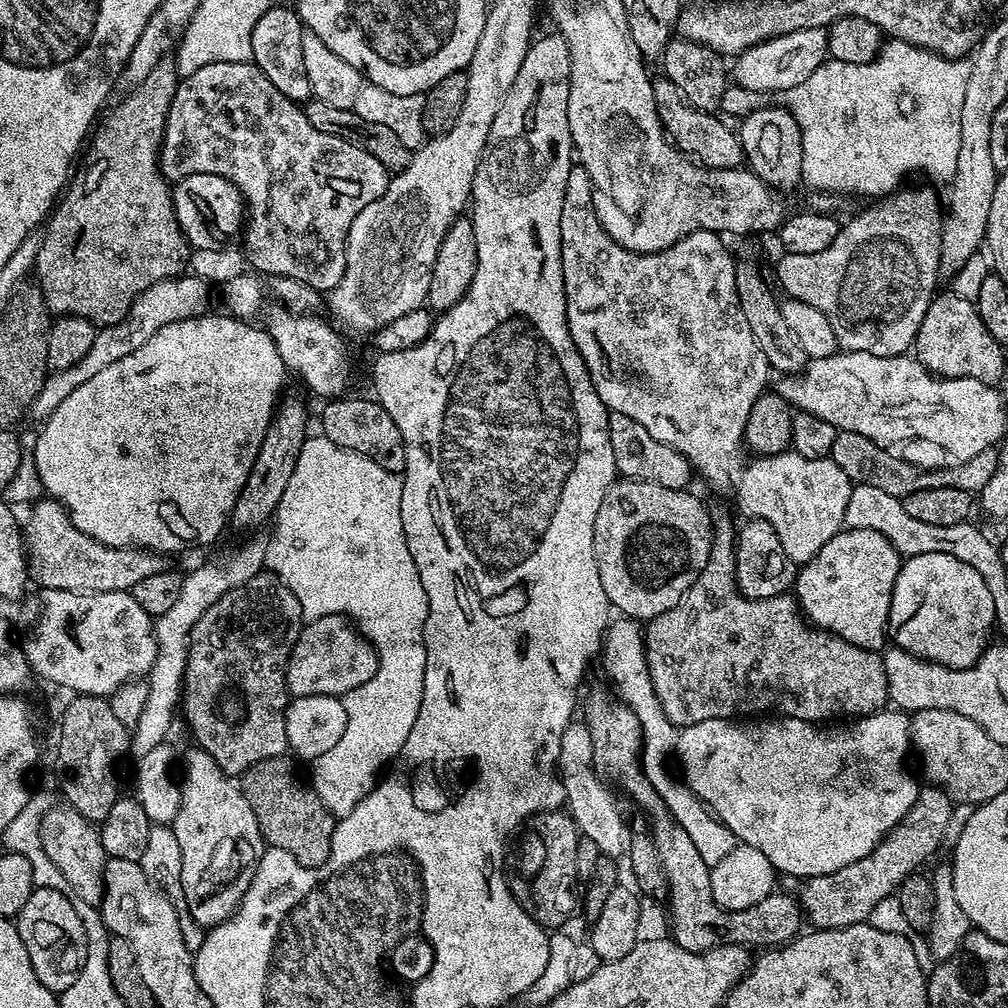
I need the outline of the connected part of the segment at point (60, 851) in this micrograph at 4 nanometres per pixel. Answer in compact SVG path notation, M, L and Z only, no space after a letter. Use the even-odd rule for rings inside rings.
M71 806L48 808L41 822L40 836L50 862L61 871L79 903L99 905L104 896L106 857L97 825ZM77 896L77 897L76 897Z

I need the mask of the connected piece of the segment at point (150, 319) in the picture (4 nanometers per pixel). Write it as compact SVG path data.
M191 274L159 280L158 283L149 286L146 291L134 298L130 310L118 323L103 325L97 331L89 353L80 362L75 362L74 366L61 372L53 372L44 379L42 390L32 403L30 416L37 422L47 420L54 414L54 410L58 410L58 406L62 406L62 398L66 398L66 394L78 390L82 382L90 382L90 378L94 378L98 370L110 366L110 362L118 362L118 358L126 358L126 354L138 350L138 346L143 346L146 338L154 338L154 334L162 330L162 326L170 326L170 322L188 320L191 316L205 315L209 311L208 291L210 291L208 281Z

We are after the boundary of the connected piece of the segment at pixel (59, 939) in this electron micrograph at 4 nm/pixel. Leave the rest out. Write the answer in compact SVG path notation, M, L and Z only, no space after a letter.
M33 887L14 923L38 978L51 992L64 993L78 978L87 956L86 931L78 918L76 904L56 889Z

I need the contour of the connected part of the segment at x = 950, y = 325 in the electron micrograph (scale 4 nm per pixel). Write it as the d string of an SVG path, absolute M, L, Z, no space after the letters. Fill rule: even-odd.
M951 290L937 291L933 295L930 306L922 318L922 326L918 326L918 334L914 345L915 359L919 360L923 368L933 372L935 376L949 376L950 378L978 378L978 382L986 382L993 386L999 385L1004 376L1005 349L986 330L982 318L978 314L975 303Z

